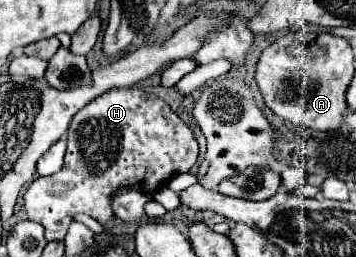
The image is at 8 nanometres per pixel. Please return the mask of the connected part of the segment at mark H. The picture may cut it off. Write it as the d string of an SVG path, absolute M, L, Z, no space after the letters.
M112 89L74 115L64 167L56 175L34 179L26 189L28 219L44 225L48 241L64 241L74 215L86 213L106 225L116 219L110 199L118 193L124 189L158 191L172 177L188 173L196 159L194 133L166 101L140 89Z

